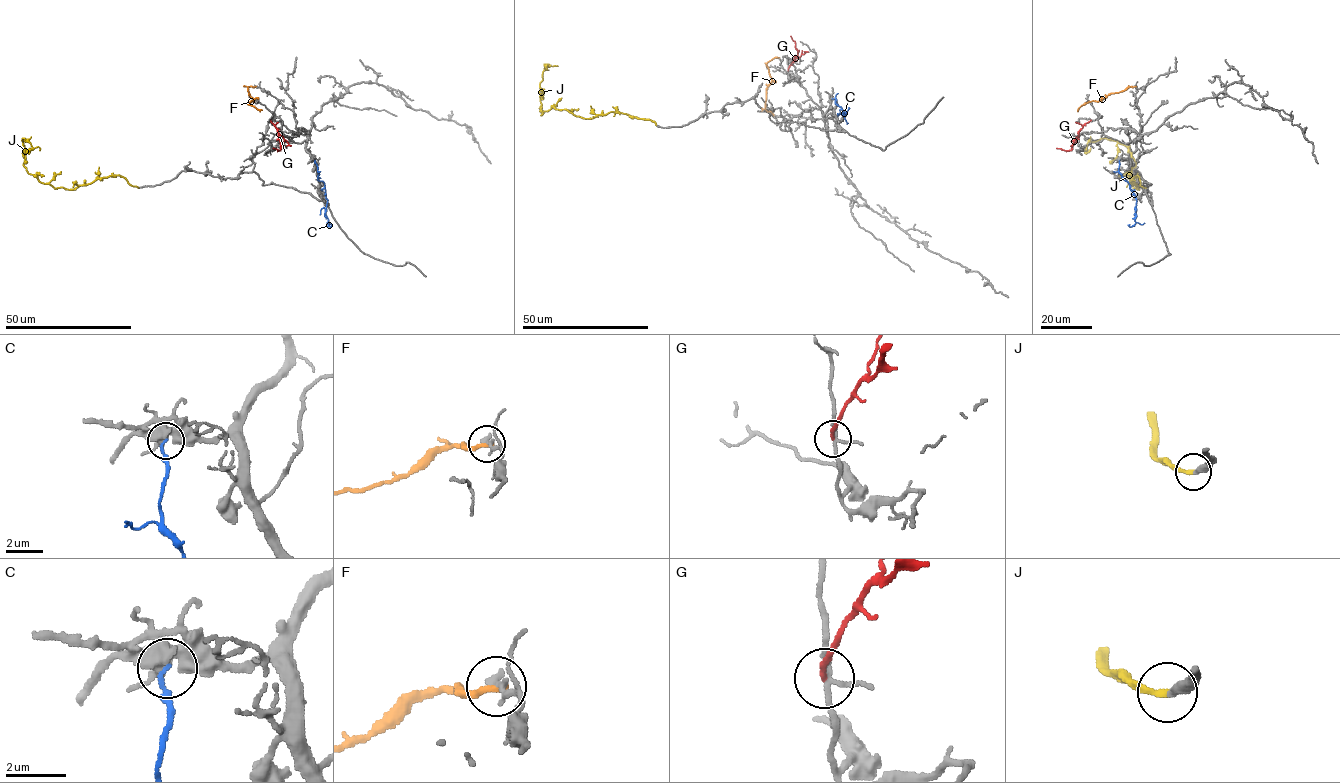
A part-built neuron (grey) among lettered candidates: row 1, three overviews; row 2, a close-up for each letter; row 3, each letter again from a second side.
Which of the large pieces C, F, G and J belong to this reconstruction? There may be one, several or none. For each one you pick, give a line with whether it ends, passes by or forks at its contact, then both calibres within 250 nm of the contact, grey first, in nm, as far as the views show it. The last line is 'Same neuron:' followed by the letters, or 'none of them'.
J: it ends; calibres 340 and 220 nm
Same neuron: J

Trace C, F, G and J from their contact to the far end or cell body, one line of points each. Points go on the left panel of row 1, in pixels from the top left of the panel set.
C: (315, 160), (317, 179), (324, 183), (327, 200), (325, 215), (330, 224)
F: (256, 86), (248, 87), (254, 100), (249, 103), (262, 110)
G: (270, 120), (280, 143), (280, 149), (273, 148)
J: (139, 187), (122, 177), (111, 175), (71, 189), (54, 188), (28, 172), (22, 138), (40, 150)

